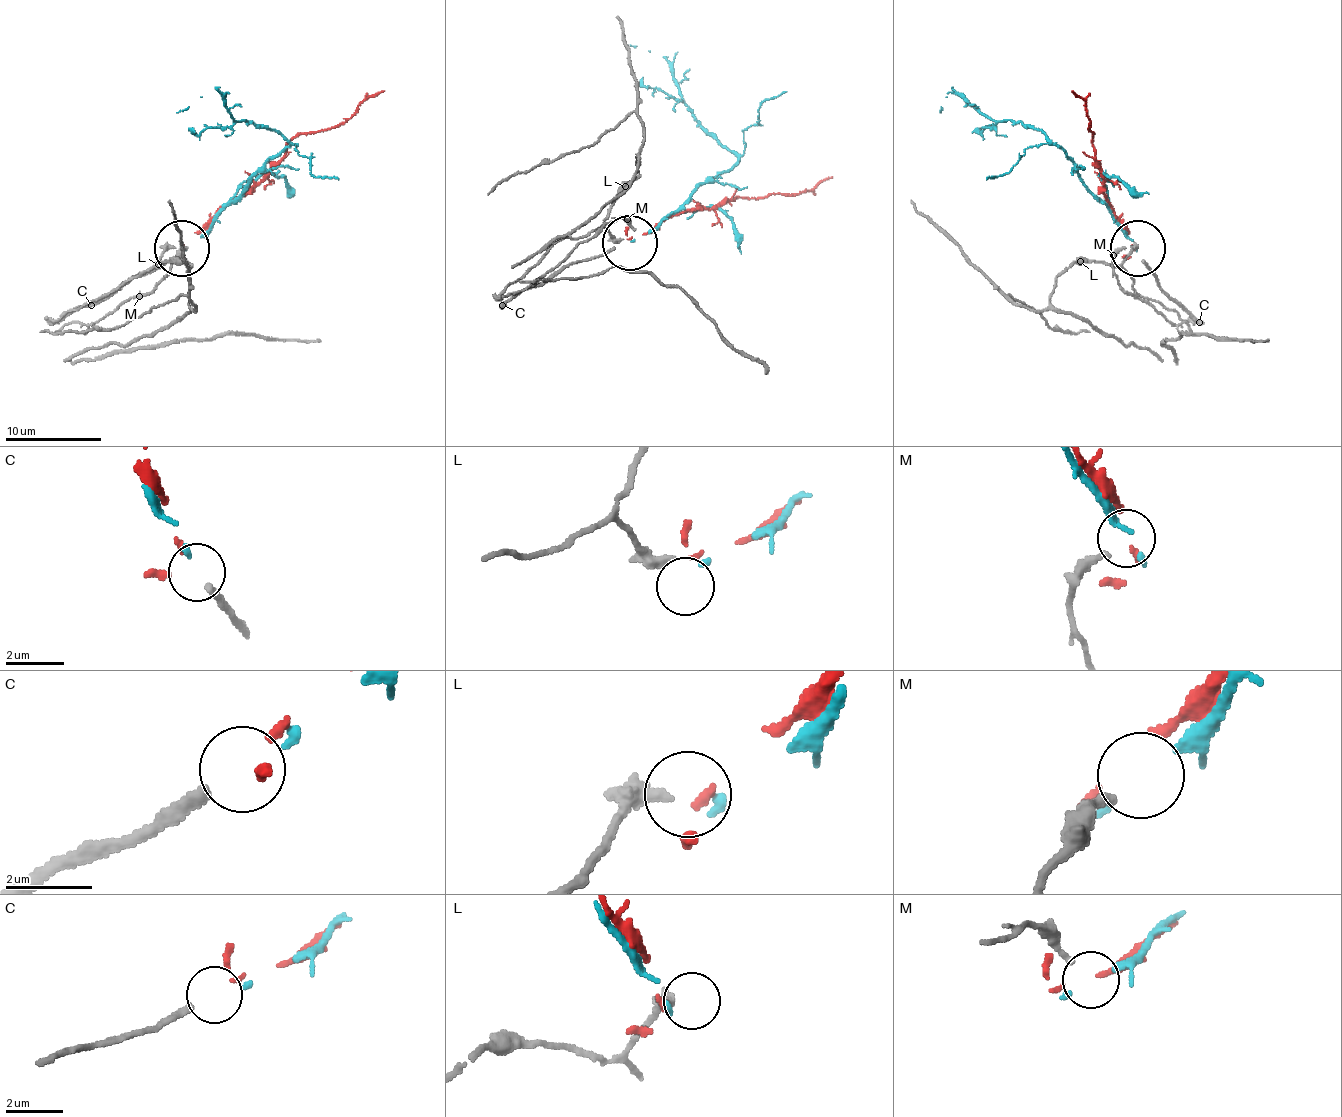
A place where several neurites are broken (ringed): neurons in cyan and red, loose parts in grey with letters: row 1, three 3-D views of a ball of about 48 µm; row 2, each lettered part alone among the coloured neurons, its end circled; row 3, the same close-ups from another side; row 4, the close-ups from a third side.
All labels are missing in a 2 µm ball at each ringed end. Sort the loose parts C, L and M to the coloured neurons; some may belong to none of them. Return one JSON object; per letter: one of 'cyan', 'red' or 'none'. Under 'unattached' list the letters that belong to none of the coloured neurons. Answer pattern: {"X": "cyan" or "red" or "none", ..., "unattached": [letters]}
{"C": "red", "L": "none", "M": "none", "unattached": ["L", "M"]}

